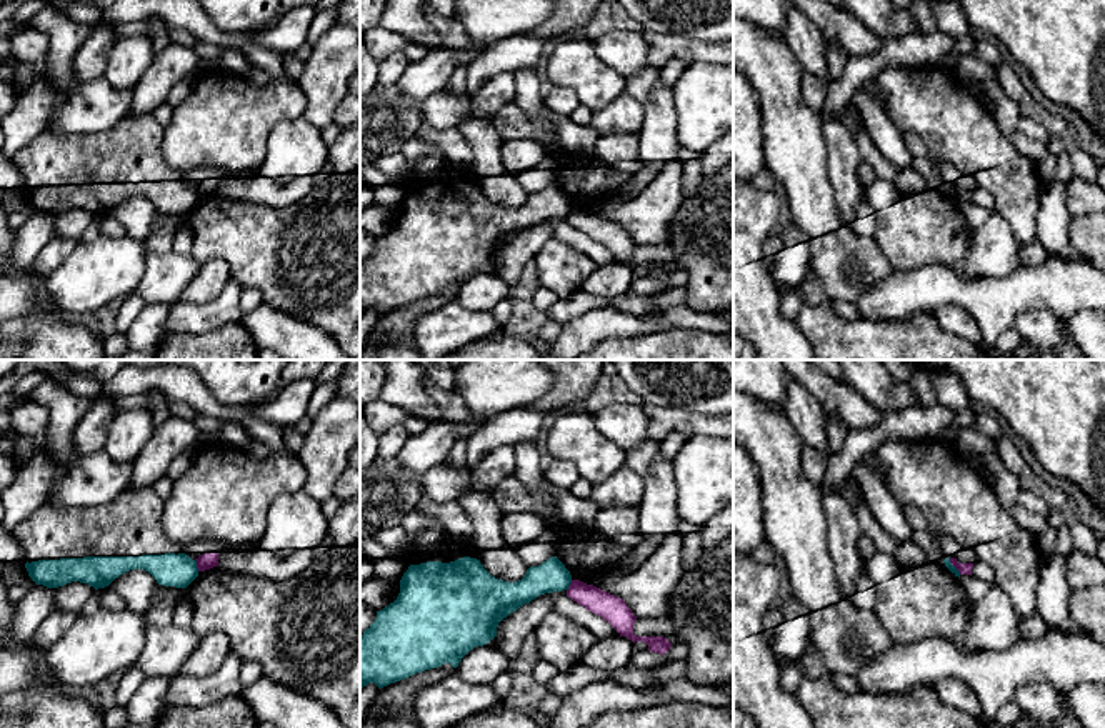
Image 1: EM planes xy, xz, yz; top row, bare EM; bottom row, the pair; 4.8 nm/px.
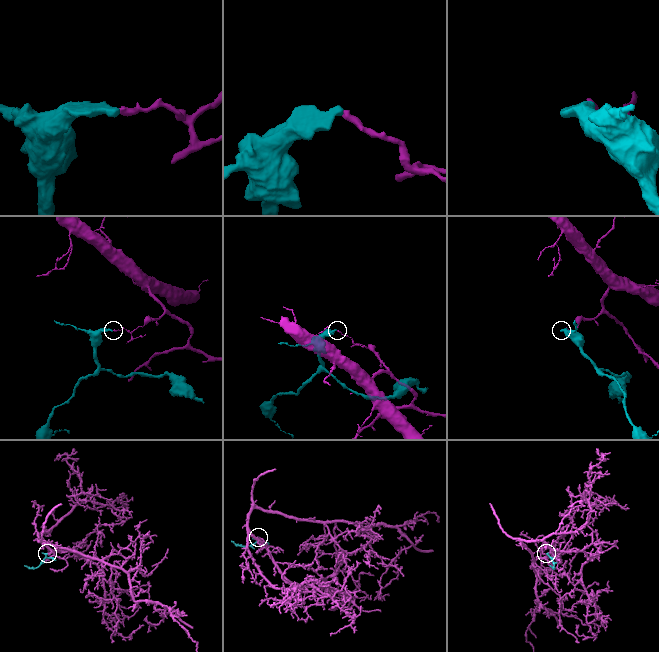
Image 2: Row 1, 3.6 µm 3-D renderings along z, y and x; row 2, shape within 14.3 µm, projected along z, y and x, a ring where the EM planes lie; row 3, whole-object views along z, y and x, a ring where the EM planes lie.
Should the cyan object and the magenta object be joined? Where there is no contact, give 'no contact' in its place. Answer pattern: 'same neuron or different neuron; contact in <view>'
different neuron; contact in xz

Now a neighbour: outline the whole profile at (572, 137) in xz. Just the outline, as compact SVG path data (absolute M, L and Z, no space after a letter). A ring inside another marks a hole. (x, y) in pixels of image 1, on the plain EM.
M550 112L550 120L555 123L558 145L568 153L593 153L600 138L598 132L592 127L582 127L570 117Z

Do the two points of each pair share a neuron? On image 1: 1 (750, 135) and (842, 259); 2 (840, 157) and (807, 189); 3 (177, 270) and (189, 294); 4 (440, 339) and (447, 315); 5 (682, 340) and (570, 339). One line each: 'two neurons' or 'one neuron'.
1: two neurons
2: two neurons
3: two neurons
4: one neuron
5: two neurons

